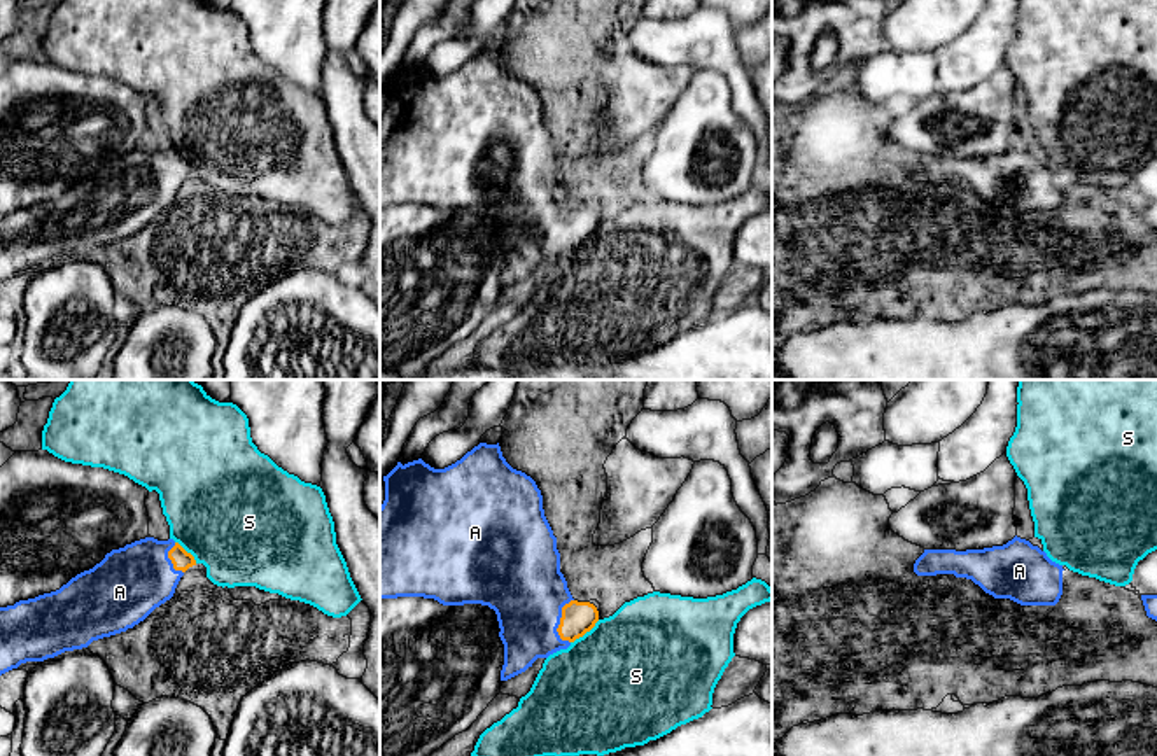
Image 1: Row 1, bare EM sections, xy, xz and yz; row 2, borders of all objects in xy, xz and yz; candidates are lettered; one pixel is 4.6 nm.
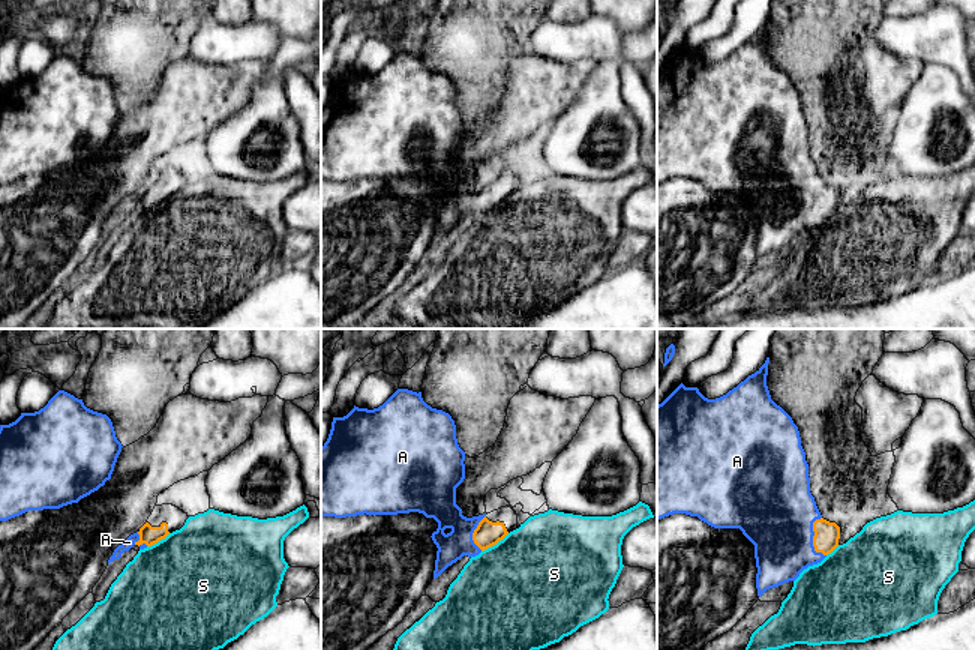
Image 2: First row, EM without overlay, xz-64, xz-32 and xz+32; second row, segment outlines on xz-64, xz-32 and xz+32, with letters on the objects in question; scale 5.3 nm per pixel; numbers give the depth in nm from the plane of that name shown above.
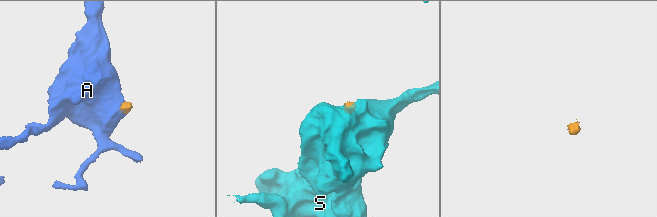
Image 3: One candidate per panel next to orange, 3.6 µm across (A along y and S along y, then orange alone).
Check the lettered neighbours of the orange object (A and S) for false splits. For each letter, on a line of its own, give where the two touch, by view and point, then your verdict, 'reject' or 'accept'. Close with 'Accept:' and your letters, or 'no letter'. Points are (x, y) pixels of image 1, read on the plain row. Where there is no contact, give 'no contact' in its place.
A: xz (560, 230) | accept
S: xz (585, 240) | reject
Accept: A

